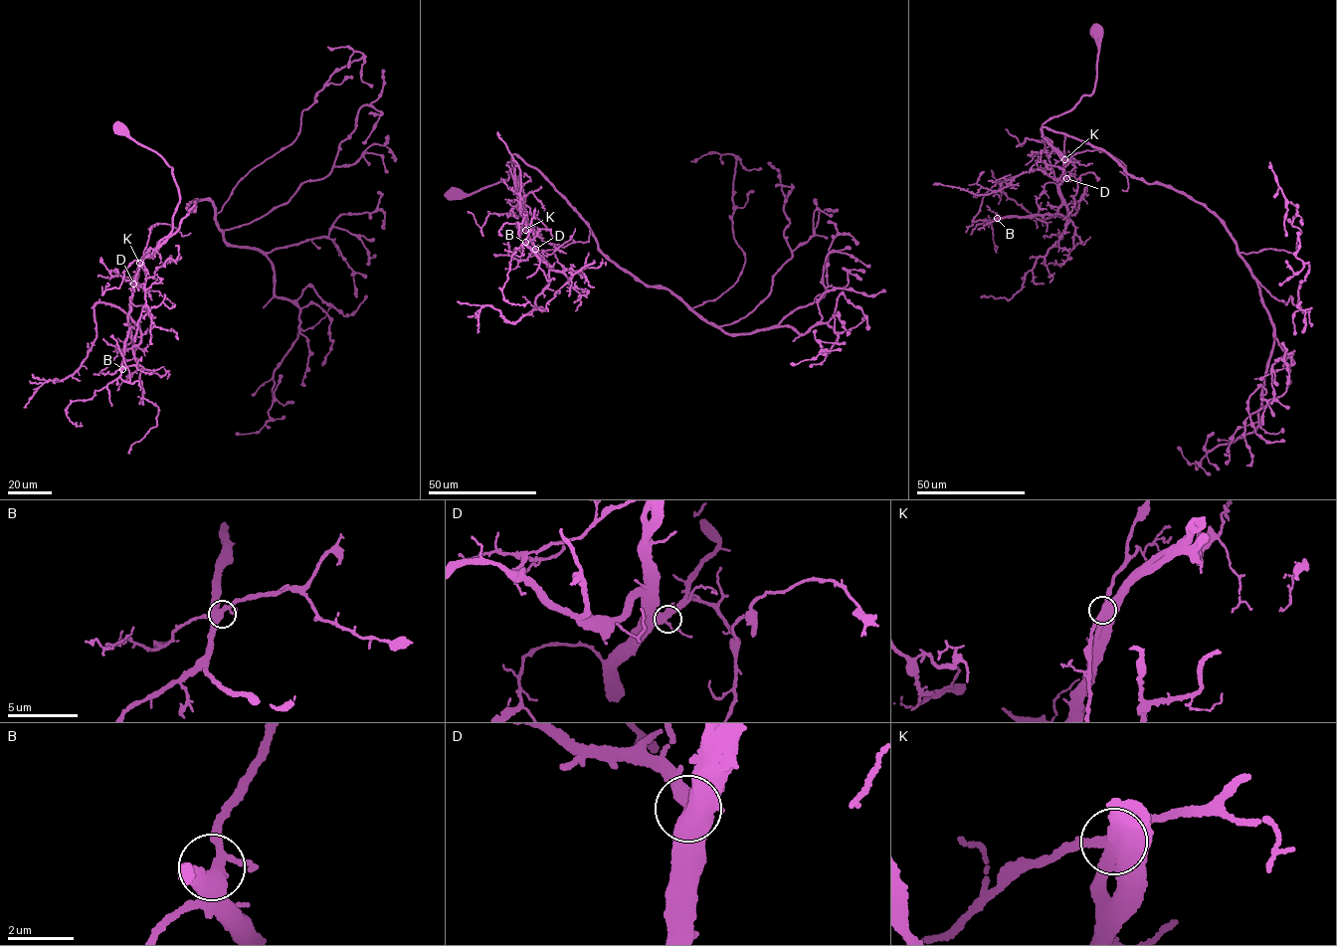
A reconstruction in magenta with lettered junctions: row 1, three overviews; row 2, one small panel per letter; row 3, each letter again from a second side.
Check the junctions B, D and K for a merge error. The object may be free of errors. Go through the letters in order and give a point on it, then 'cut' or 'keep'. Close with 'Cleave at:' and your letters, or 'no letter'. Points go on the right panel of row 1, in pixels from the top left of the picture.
B: at (997, 218); keep
D: at (1066, 178); keep
K: at (1064, 159); keep
Cleave at: no letter

